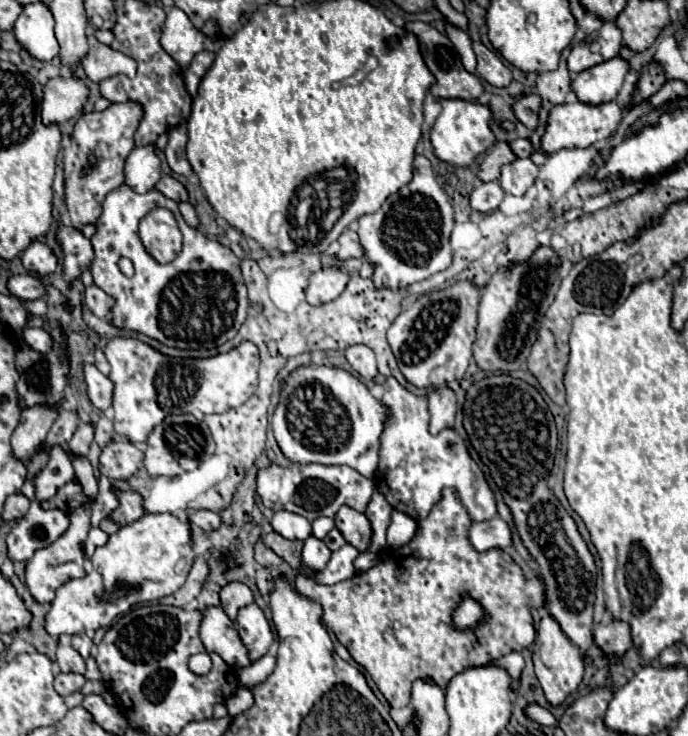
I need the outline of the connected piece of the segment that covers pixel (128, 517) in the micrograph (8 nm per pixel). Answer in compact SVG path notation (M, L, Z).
M111 487L111 491L119 499L119 507L109 515L117 525L129 525L129 523L137 521L139 517L143 517L143 513L145 513L143 497L137 491L121 491L115 487Z

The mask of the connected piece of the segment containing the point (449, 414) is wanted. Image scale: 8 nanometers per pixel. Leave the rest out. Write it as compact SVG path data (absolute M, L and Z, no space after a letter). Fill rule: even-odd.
M439 387L429 393L429 413L431 413L431 433L439 433L445 427L453 427L455 421L455 393L449 387Z

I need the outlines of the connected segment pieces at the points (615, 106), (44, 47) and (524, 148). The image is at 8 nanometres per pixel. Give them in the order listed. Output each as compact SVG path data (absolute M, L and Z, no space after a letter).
M577 101L573 105L557 105L547 123L547 131L541 139L541 145L547 153L555 153L559 149L573 149L573 147L589 147L601 139L611 137L623 119L623 107L617 101L609 101L603 105L587 105Z
M37 1L23 7L23 13L15 21L15 37L35 59L51 61L59 53L53 27L55 19L51 11L43 1Z
M515 139L511 141L511 149L517 157L529 157L533 153L533 145L529 139Z

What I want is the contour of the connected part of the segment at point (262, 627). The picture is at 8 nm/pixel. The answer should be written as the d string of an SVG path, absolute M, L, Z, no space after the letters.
M251 603L251 605L245 605L243 609L239 609L235 625L237 625L241 641L249 649L251 661L263 657L265 651L269 649L269 645L273 643L273 633L271 633L269 621L265 619L259 605Z

